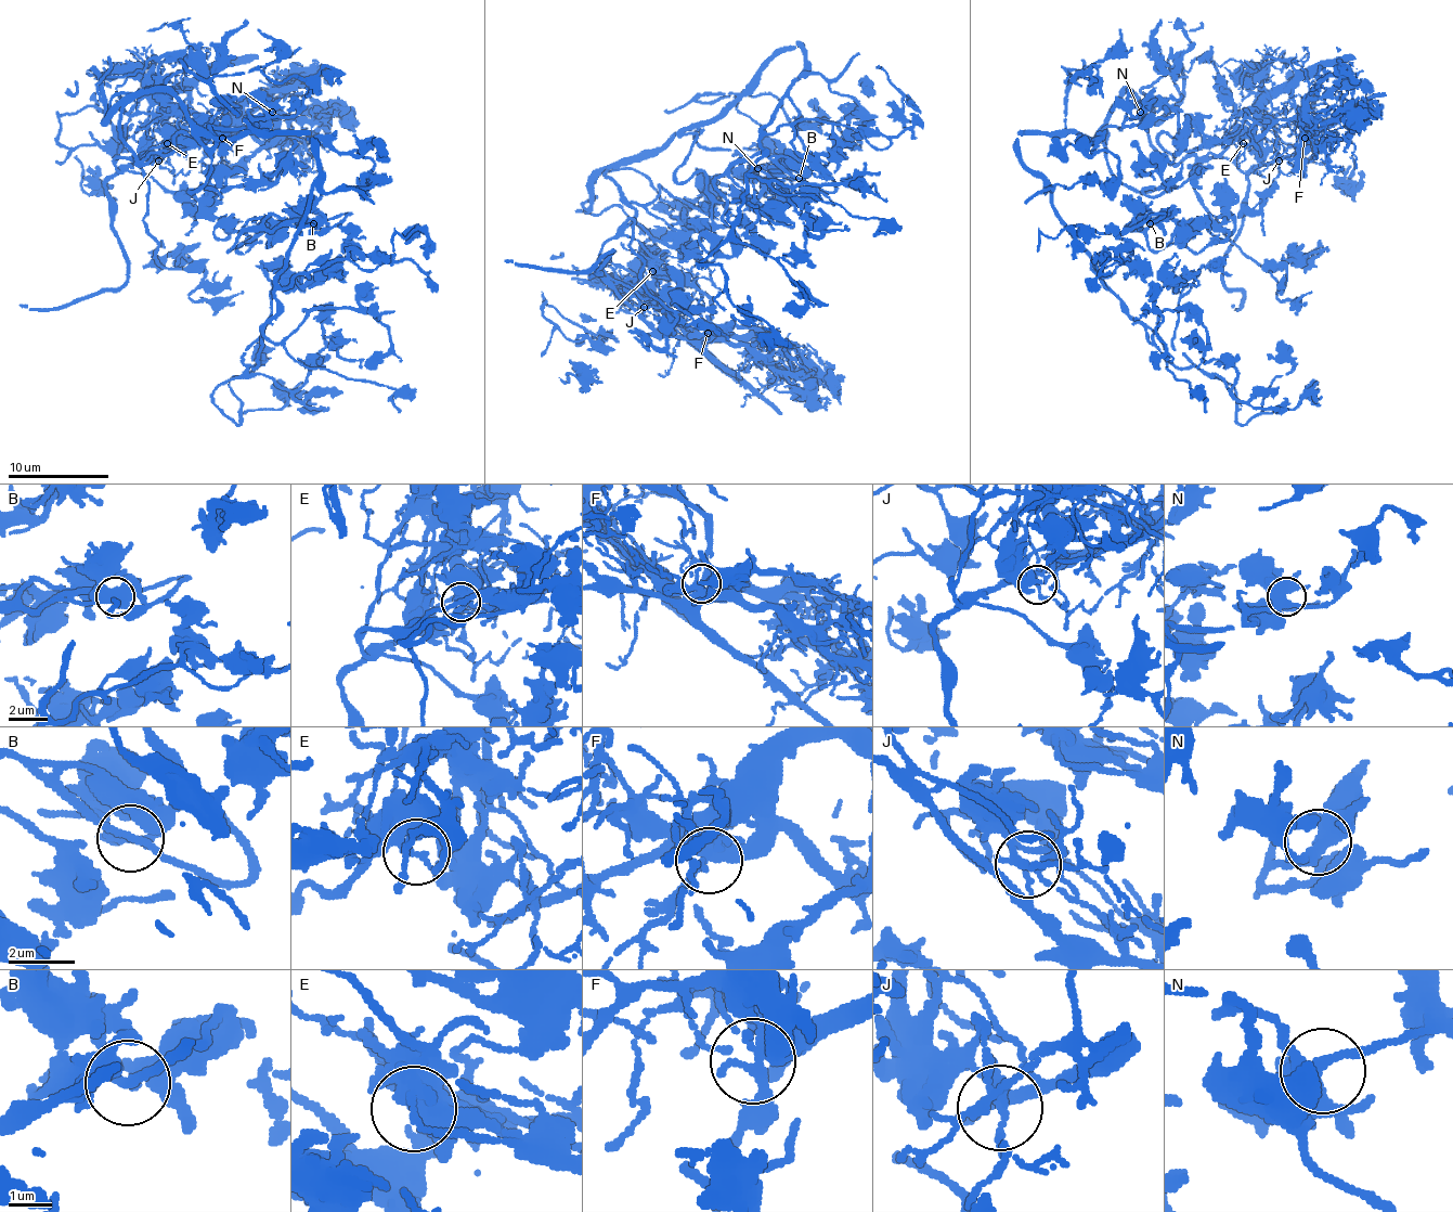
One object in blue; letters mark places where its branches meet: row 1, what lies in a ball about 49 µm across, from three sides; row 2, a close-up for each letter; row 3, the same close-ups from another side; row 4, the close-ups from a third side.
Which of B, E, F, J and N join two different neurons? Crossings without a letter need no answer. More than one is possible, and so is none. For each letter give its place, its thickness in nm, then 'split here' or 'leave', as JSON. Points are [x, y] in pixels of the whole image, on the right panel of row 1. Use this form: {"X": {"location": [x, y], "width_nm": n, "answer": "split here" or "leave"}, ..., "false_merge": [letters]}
{"B": {"location": [1150, 223], "width_nm": 200, "answer": "leave"}, "E": {"location": [1243, 143], "width_nm": 280, "answer": "split here"}, "F": {"location": [1305, 138], "width_nm": 360, "answer": "leave"}, "J": {"location": [1279, 160], "width_nm": 200, "answer": "split here"}, "N": {"location": [1140, 112], "width_nm": 400, "answer": "leave"}, "false_merge": ["E", "J"]}

